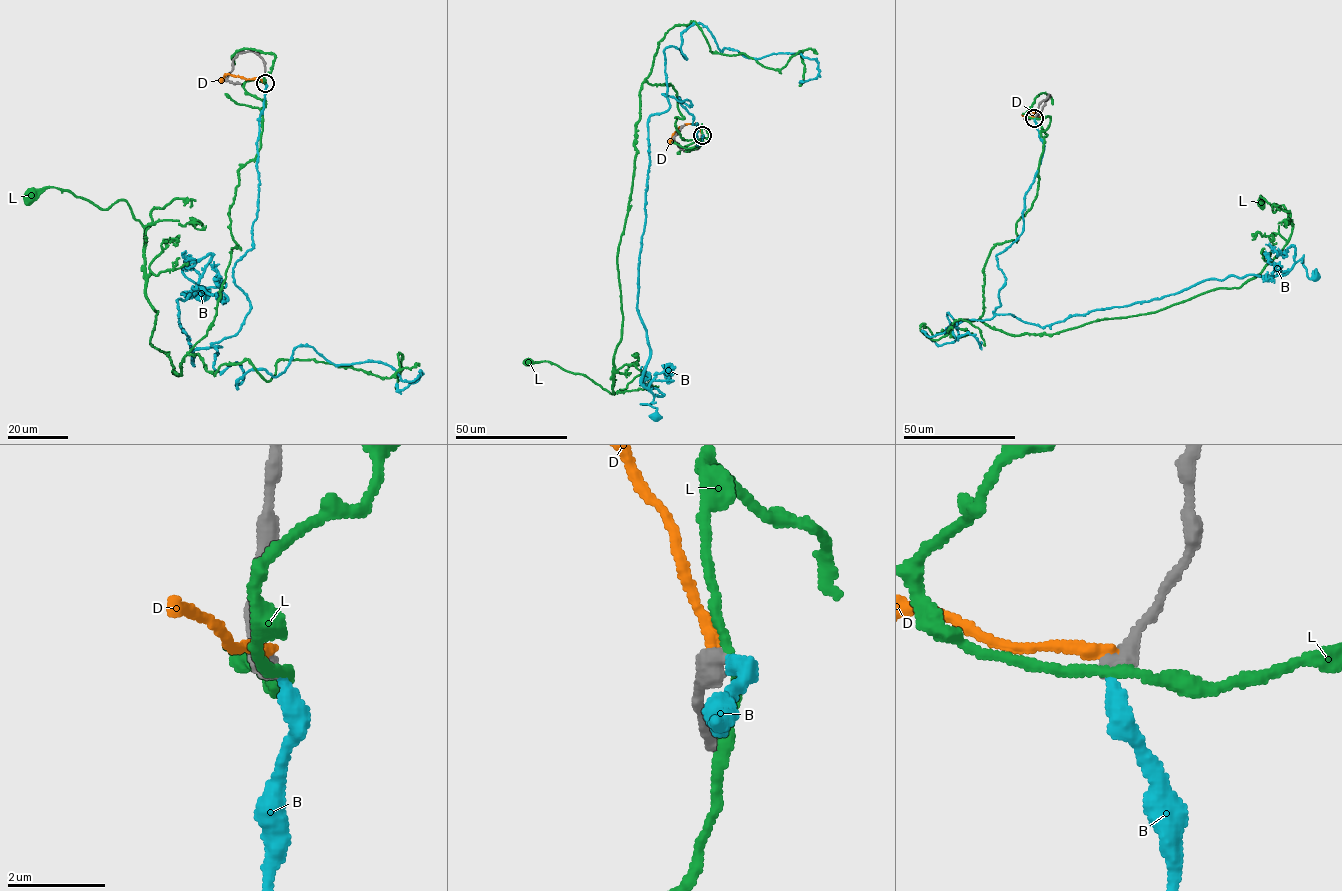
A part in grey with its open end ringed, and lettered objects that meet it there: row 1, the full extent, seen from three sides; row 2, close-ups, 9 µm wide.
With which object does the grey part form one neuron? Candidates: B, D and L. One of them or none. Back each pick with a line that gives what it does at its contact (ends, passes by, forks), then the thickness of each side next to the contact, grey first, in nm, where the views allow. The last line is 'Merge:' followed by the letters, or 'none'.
B: it ends there; 460 nm thick on the grey side, 360 nm on the other
Merge: B

